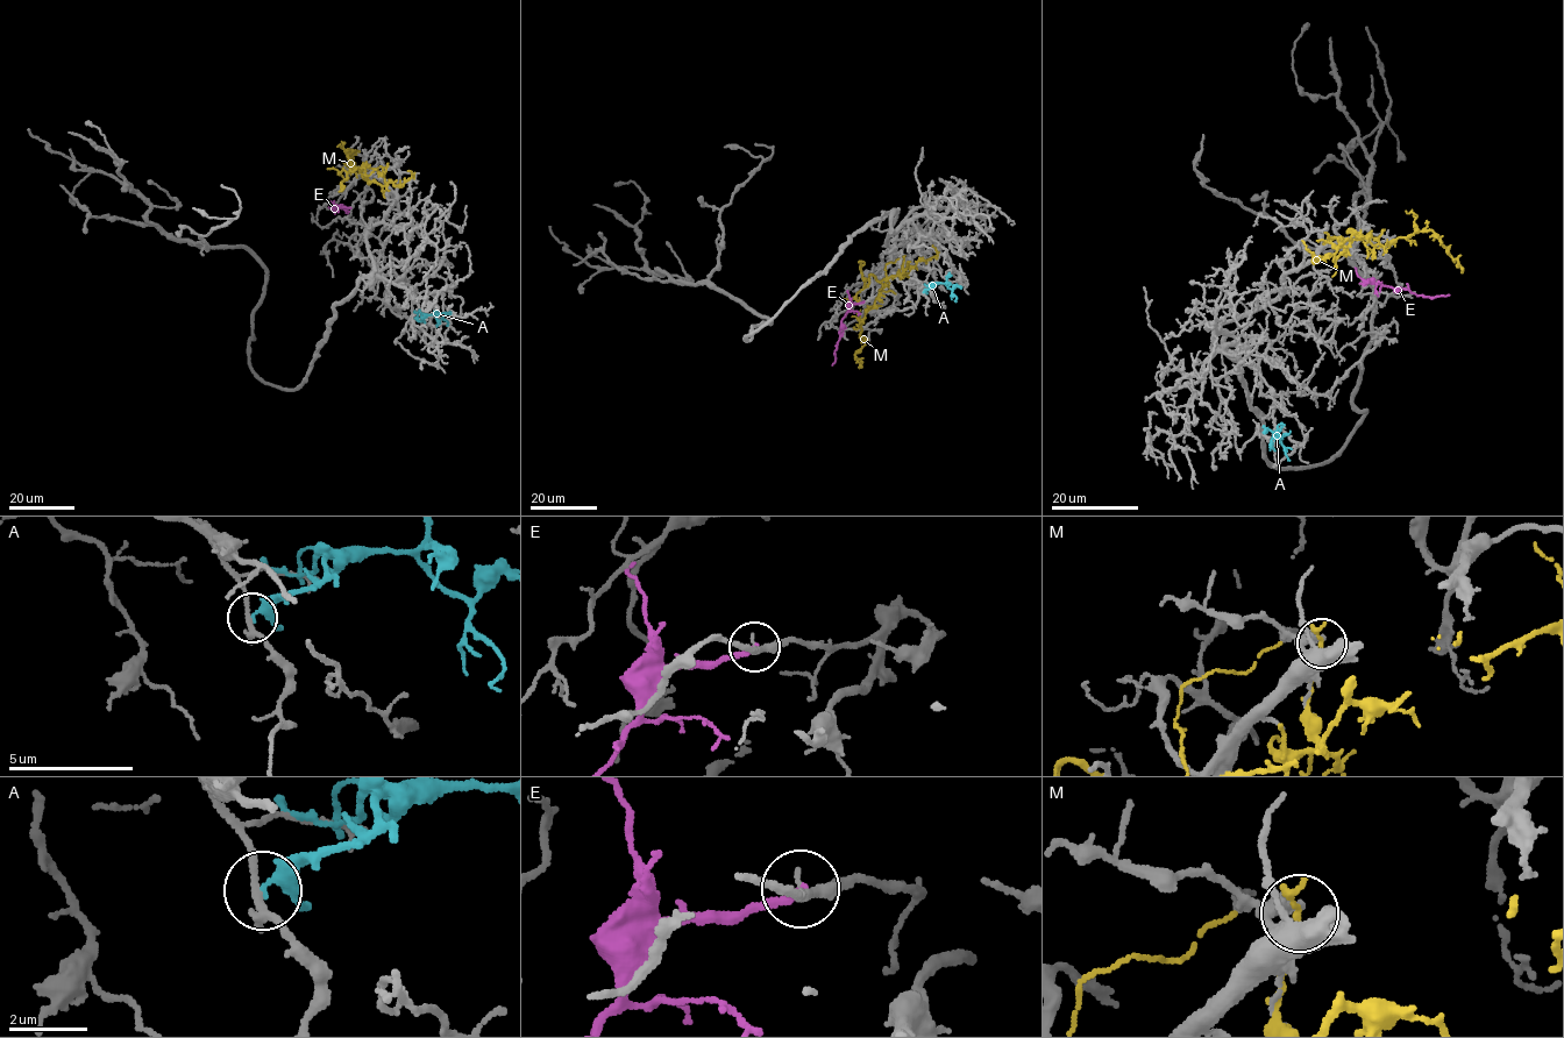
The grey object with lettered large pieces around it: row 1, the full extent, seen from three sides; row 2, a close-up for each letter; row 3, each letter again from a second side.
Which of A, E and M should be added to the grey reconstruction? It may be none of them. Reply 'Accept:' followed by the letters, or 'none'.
Accept: none

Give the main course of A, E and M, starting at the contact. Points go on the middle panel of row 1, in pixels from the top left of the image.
A: (923, 291), (932, 284), (945, 284), (954, 300)
E: (864, 301), (854, 303), (843, 320), (832, 364)
M: (904, 258), (903, 274), (883, 279), (865, 313), (858, 367)

